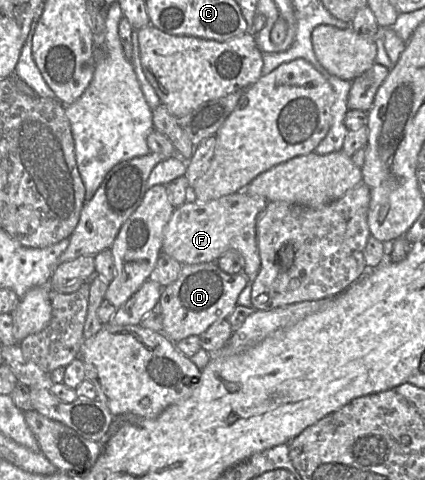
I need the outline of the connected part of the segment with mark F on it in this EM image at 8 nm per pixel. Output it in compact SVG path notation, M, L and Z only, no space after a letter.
M245 190L222 196L209 202L189 198L175 208L164 228L162 253L181 264L216 262L228 251L237 251L244 260L243 272L248 282L254 282L260 270L260 257L256 240L256 224L268 201L260 196L250 196Z

